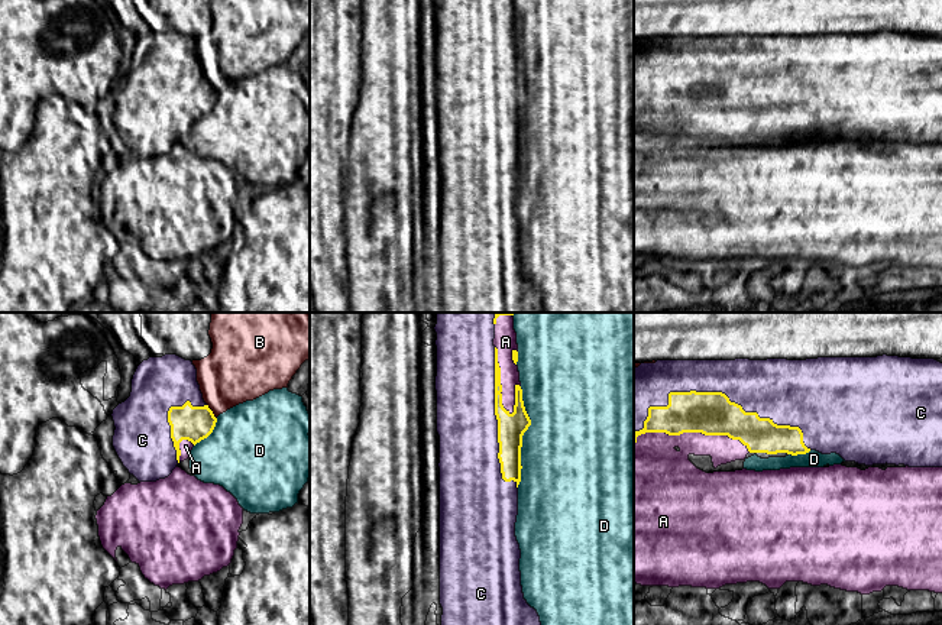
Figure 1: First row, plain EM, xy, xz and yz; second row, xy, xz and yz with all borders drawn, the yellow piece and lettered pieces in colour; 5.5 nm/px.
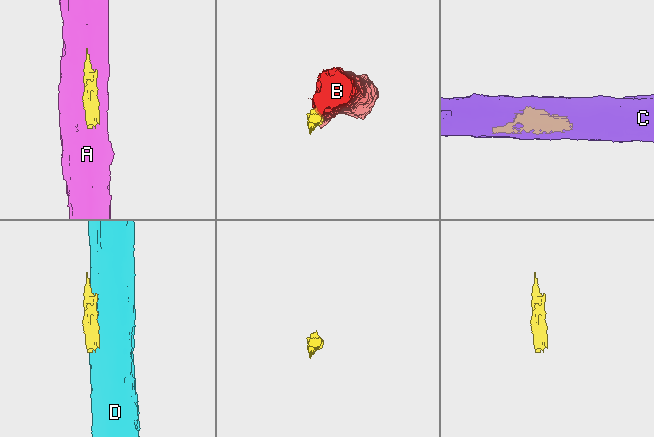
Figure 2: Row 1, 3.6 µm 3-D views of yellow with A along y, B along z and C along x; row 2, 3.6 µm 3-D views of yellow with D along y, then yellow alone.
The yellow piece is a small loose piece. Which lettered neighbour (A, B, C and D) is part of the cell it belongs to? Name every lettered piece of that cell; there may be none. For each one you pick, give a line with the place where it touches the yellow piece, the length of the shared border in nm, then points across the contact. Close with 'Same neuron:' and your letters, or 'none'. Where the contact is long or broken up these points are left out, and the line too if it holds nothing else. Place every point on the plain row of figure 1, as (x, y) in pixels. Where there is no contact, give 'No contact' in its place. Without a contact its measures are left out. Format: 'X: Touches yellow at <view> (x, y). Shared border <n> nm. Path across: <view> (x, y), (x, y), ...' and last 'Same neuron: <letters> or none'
C: Touches yellow at yz (716, 68). Shared border 1000 nm
Same neuron: C

